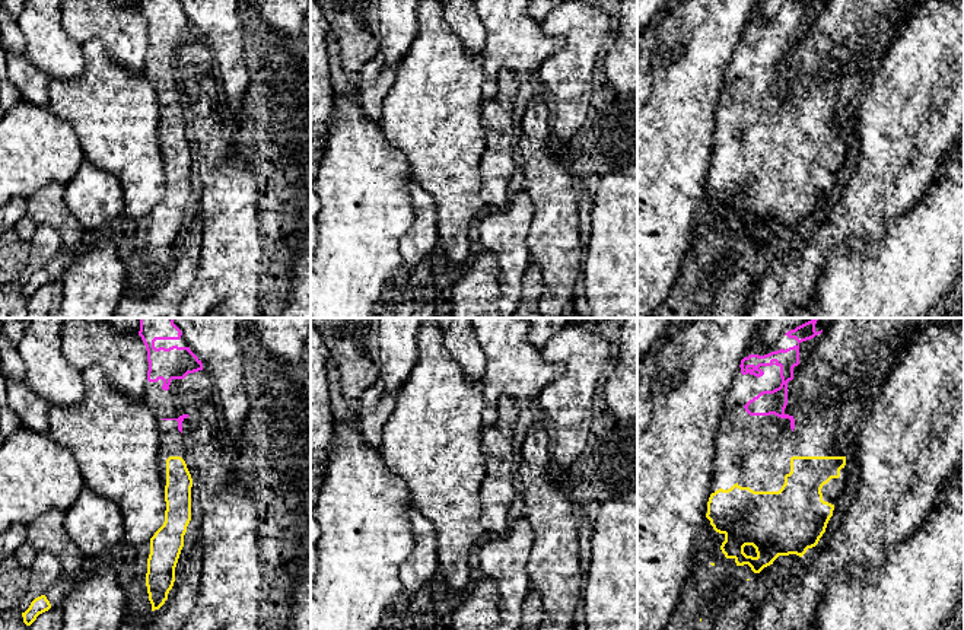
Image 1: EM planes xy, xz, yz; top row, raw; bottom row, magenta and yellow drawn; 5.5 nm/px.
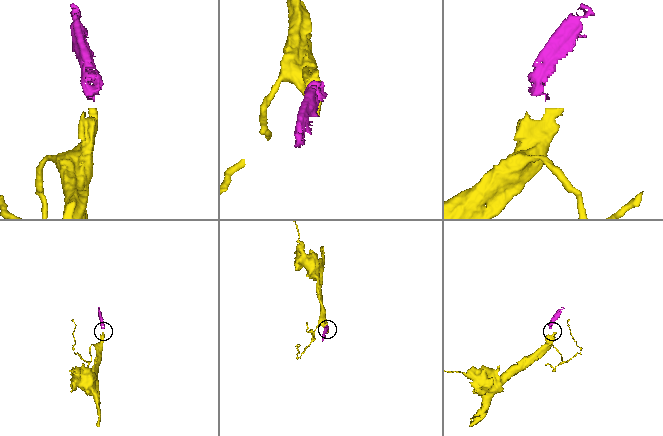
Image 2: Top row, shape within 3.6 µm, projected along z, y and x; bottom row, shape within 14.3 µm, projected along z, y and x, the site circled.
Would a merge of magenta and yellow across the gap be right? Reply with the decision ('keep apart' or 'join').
join

